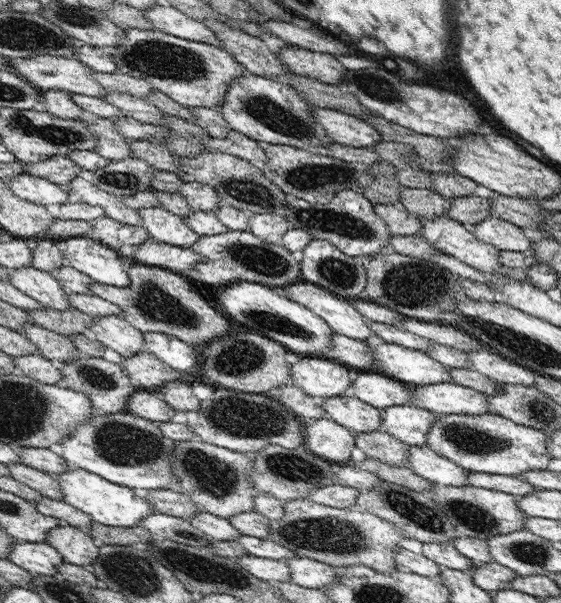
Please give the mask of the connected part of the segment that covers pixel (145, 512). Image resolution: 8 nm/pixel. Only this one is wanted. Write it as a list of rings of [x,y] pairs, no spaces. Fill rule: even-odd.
[[[72,468],[59,474],[54,474],[59,484],[63,500],[81,512],[88,514],[94,523],[105,526],[136,526],[142,518],[152,514],[152,505],[143,498],[142,490],[131,489],[125,486],[105,481],[97,474],[83,469]]]

